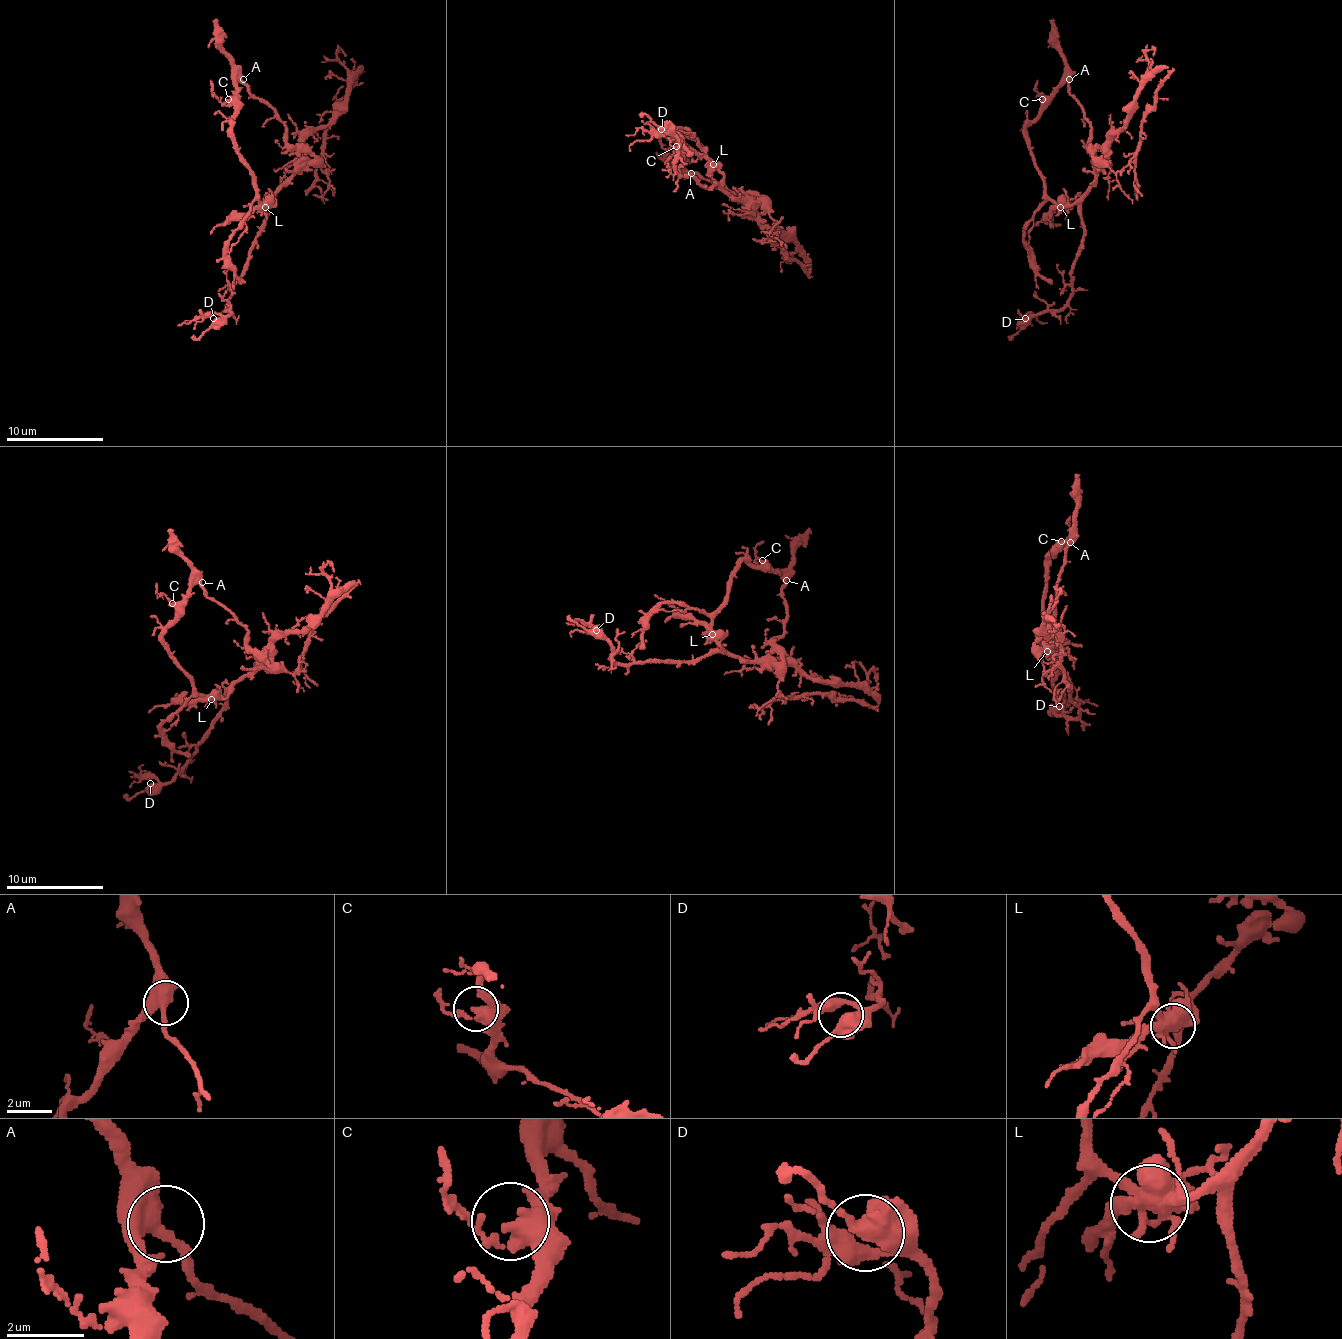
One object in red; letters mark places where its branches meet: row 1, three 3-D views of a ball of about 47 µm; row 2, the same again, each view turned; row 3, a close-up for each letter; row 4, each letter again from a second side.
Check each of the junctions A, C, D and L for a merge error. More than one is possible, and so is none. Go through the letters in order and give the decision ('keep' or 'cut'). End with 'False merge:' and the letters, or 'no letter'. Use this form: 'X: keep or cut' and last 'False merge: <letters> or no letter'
A: keep
C: keep
D: keep
L: cut
False merge: L

